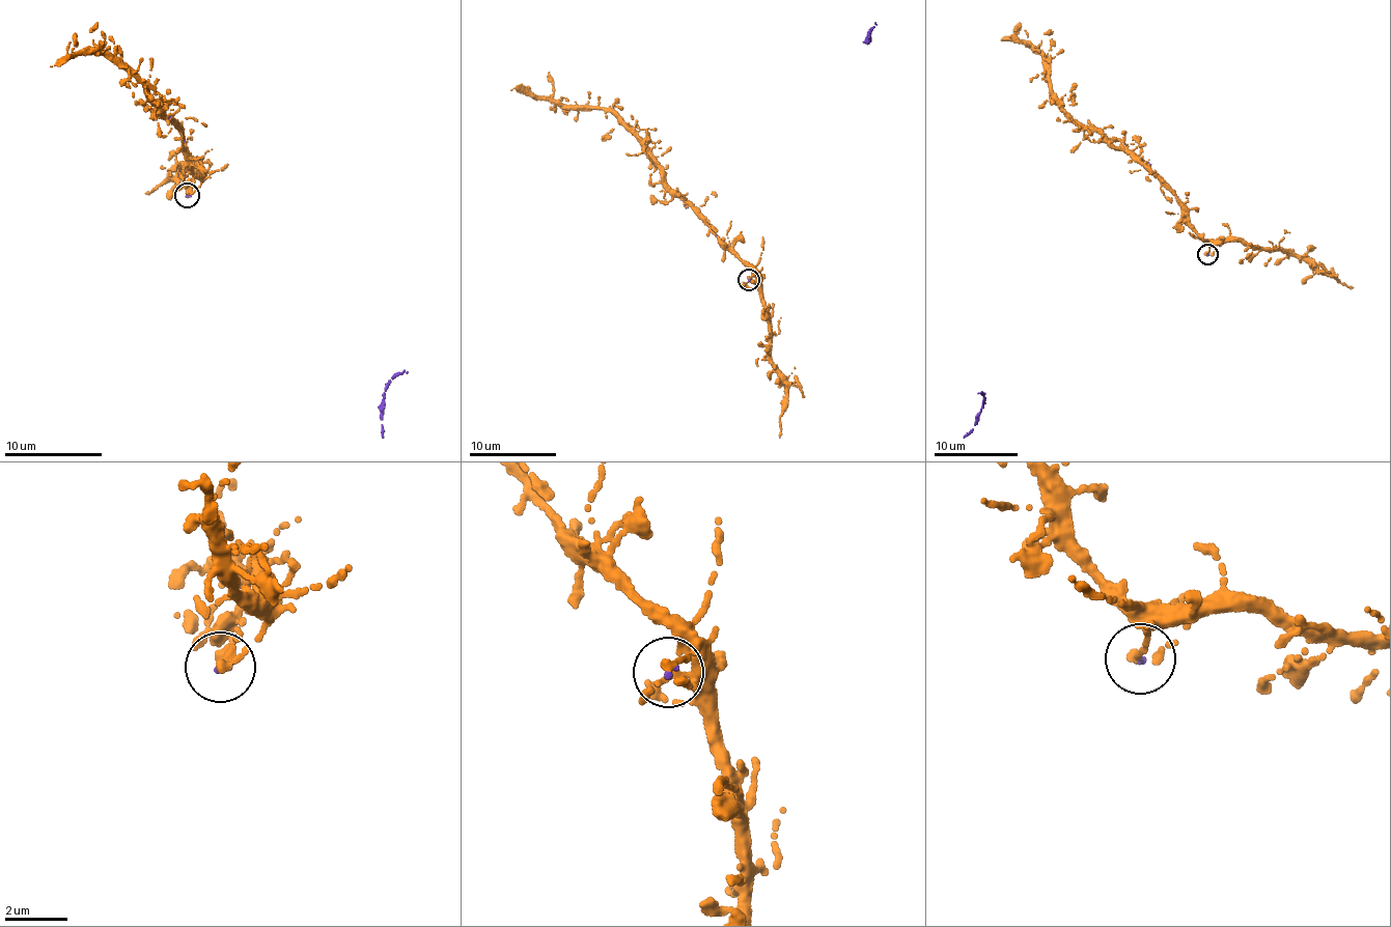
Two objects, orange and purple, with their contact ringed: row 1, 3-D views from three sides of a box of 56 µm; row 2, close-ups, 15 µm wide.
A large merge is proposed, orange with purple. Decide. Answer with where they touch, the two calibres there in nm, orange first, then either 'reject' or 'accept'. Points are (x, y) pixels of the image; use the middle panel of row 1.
at (749, 279); 200 nm thick on the orange side, 140 nm on the other; accept

